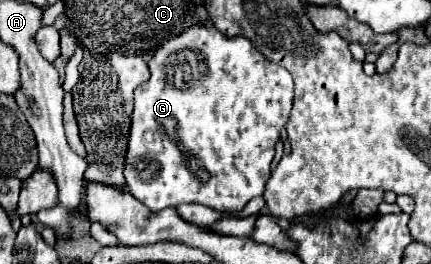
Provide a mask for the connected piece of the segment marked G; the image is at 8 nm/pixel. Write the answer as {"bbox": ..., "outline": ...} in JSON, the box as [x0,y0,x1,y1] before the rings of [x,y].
{"bbox":[125,24,291,214],"outline":[[[211,24],[187,26],[181,34],[163,42],[149,58],[149,70],[151,78],[135,90],[125,168],[129,192],[151,212],[195,202],[223,214],[239,214],[251,198],[263,196],[275,144],[291,112],[291,74],[267,60],[245,36],[227,38]]]}

